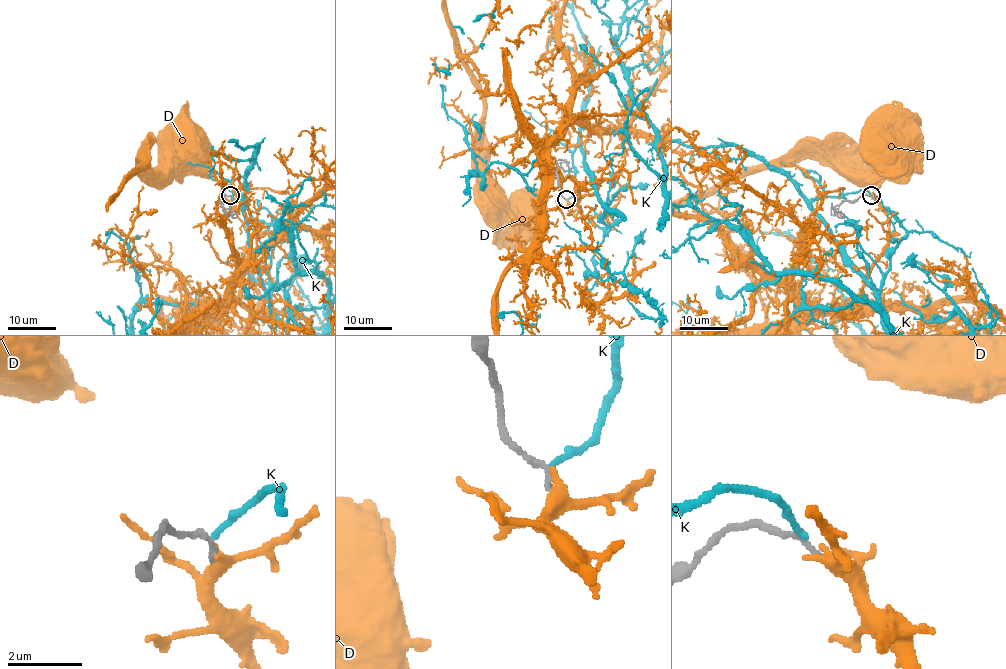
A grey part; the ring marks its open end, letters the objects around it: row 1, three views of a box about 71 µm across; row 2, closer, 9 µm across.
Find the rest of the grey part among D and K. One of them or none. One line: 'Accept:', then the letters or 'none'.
Accept: none

